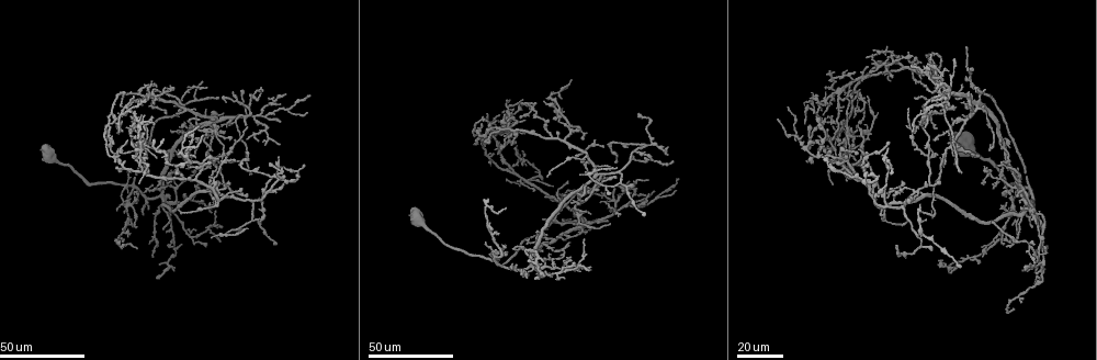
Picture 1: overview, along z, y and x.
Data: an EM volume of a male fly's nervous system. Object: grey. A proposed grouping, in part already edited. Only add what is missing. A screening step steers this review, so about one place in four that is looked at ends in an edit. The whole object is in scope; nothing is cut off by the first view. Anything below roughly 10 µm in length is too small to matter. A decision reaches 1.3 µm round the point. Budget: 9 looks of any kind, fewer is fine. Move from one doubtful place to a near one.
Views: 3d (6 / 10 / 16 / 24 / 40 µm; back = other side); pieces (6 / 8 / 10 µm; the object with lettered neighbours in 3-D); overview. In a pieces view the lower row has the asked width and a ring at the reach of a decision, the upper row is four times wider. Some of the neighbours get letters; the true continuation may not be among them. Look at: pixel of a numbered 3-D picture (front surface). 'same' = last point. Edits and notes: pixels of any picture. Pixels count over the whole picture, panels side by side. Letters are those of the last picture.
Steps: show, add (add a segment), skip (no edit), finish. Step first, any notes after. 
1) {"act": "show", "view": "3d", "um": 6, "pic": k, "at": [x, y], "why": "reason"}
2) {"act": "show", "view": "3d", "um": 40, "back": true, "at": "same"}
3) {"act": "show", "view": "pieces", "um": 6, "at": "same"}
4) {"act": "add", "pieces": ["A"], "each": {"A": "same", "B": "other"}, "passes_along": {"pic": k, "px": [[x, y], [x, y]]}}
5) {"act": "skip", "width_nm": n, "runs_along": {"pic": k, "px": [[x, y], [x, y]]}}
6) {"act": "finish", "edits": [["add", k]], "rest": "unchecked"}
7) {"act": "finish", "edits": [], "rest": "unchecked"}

{"act": "show", "view": "3d", "um": 24, "pic": 1, "at": [583, 237], "why": "long arm stops here"}

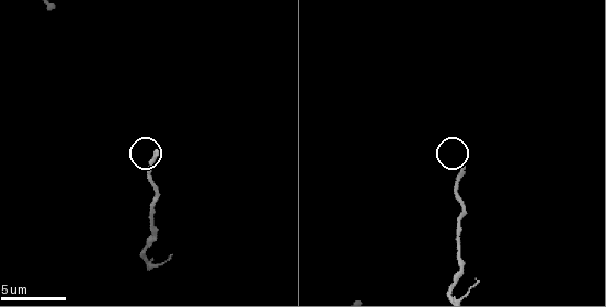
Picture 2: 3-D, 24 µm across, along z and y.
{"act": "show", "view": "pieces", "um": 6, "pic": 2, "at": [461, 166]}

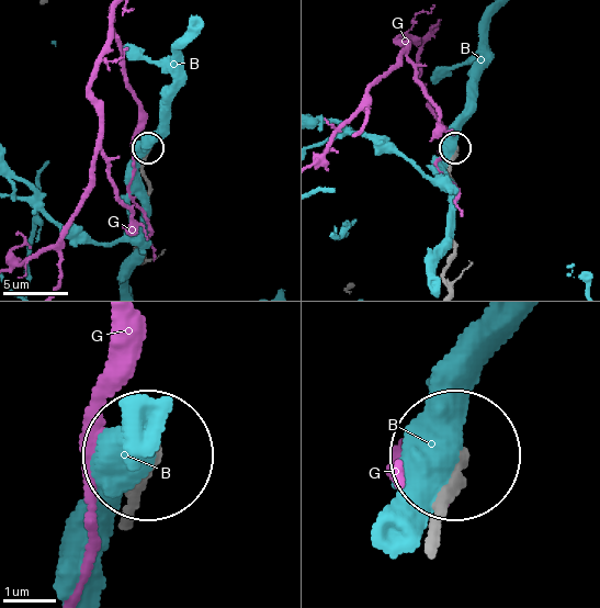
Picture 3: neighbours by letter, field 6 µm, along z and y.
{"act": "skip", "each": {"B": "other", "G": "other"}, "found": "none of them fits"}

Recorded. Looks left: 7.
{"act": "show", "view": "3d", "um": 24, "pic": 1, "at": [570, 203]}

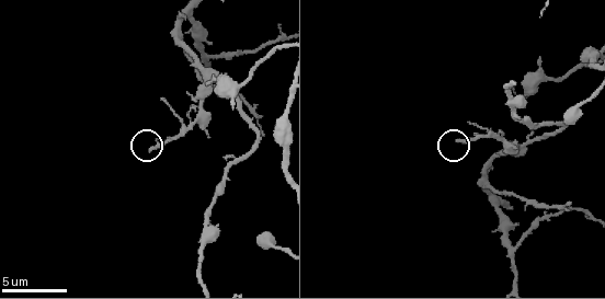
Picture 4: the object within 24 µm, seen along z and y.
{"act": "show", "view": "pieces", "um": 10, "pic": 4, "at": [149, 149]}

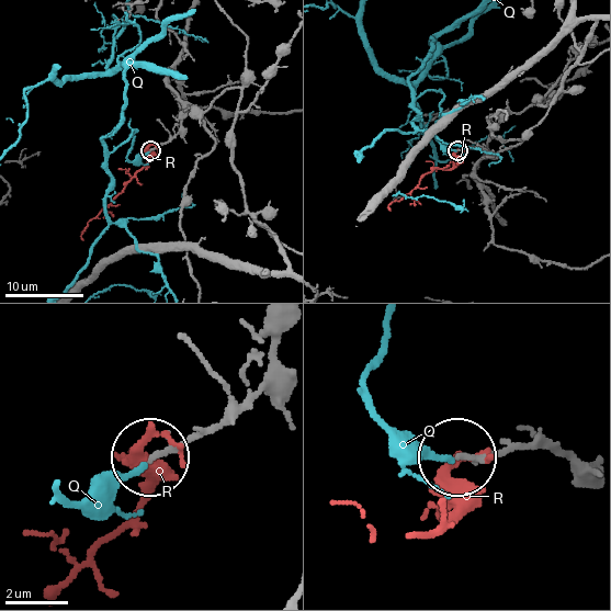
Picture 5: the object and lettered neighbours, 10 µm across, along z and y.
{"act": "skip", "each": {"Q": "other", "R": "other"}, "runs_along": {"pic": 5, "px": [[565, 461], [542, 445], [457, 453]]}, "found": "no lettered segment goes on from it"}

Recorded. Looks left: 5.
{"act": "show", "view": "3d", "um": 24, "pic": 1, "at": [607, 220], "why": "free end"}

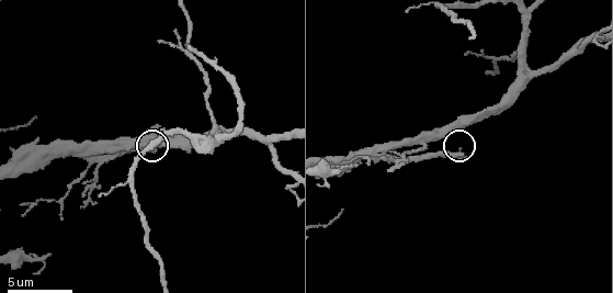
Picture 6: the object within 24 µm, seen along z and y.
{"act": "show", "view": "pieces", "um": 8, "pic": 6, "at": [459, 156]}

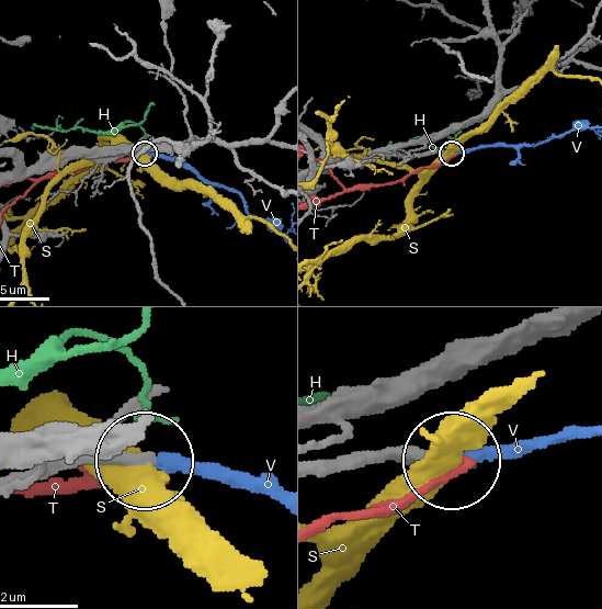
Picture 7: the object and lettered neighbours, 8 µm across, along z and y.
{"act": "add", "pieces": ["V"], "each": {"H": "other", "S": "other", "T": "other", "V": "same"}, "passes_along": {"pic": 7, "px": [[353, 464], [379, 454], [518, 454], [587, 435]]}, "found": "it goes on there"}

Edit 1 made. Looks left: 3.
{"act": "show", "view": "overview"}

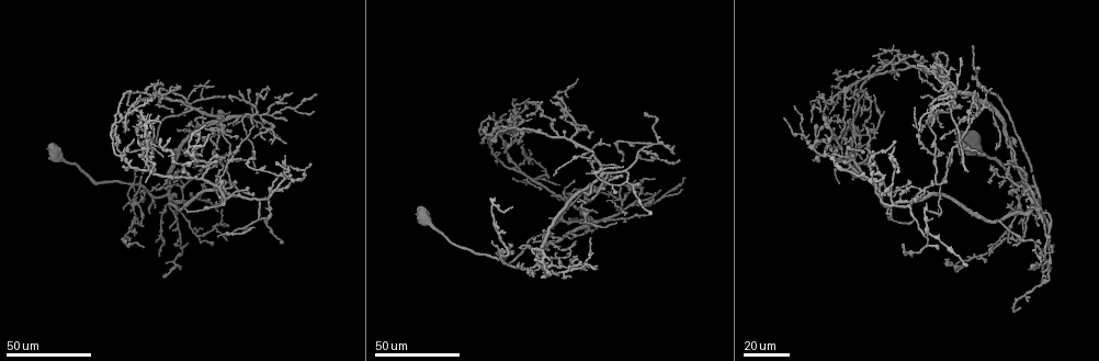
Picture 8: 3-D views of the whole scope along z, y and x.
{"act": "show", "view": "3d", "um": 24, "pic": 8, "at": [930, 104], "why": "free end"}

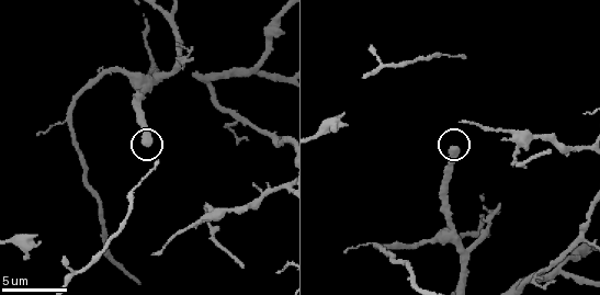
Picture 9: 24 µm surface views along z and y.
{"act": "show", "view": "pieces", "um": 6, "pic": 9, "at": [455, 150]}

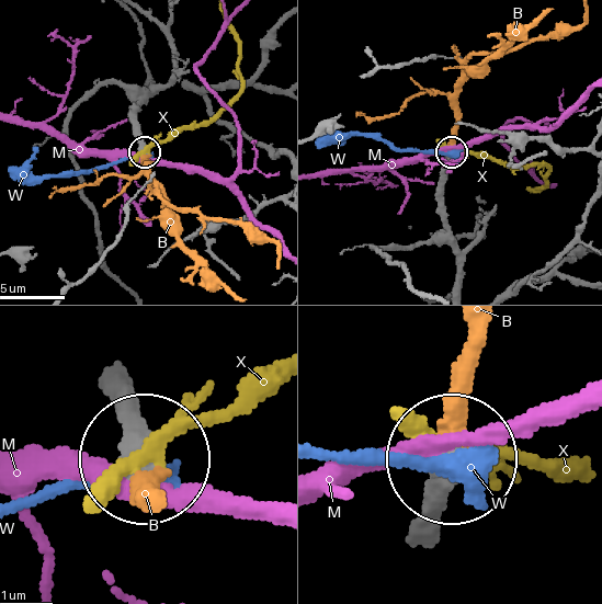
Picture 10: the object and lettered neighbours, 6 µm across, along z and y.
{"act": "add", "pieces": ["B"], "width_nm": 490, "each": {"B": "same", "M": "other", "W": "other", "X": "other"}, "passes_along": {"pic": 10, "px": [[135, 120], [148, 173], [165, 201], [262, 231]]}, "found": "the neuron continues"}

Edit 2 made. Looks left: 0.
{"act": "finish", "edits": [["add", 7], ["add", 10]], "rest": "unchecked"}

